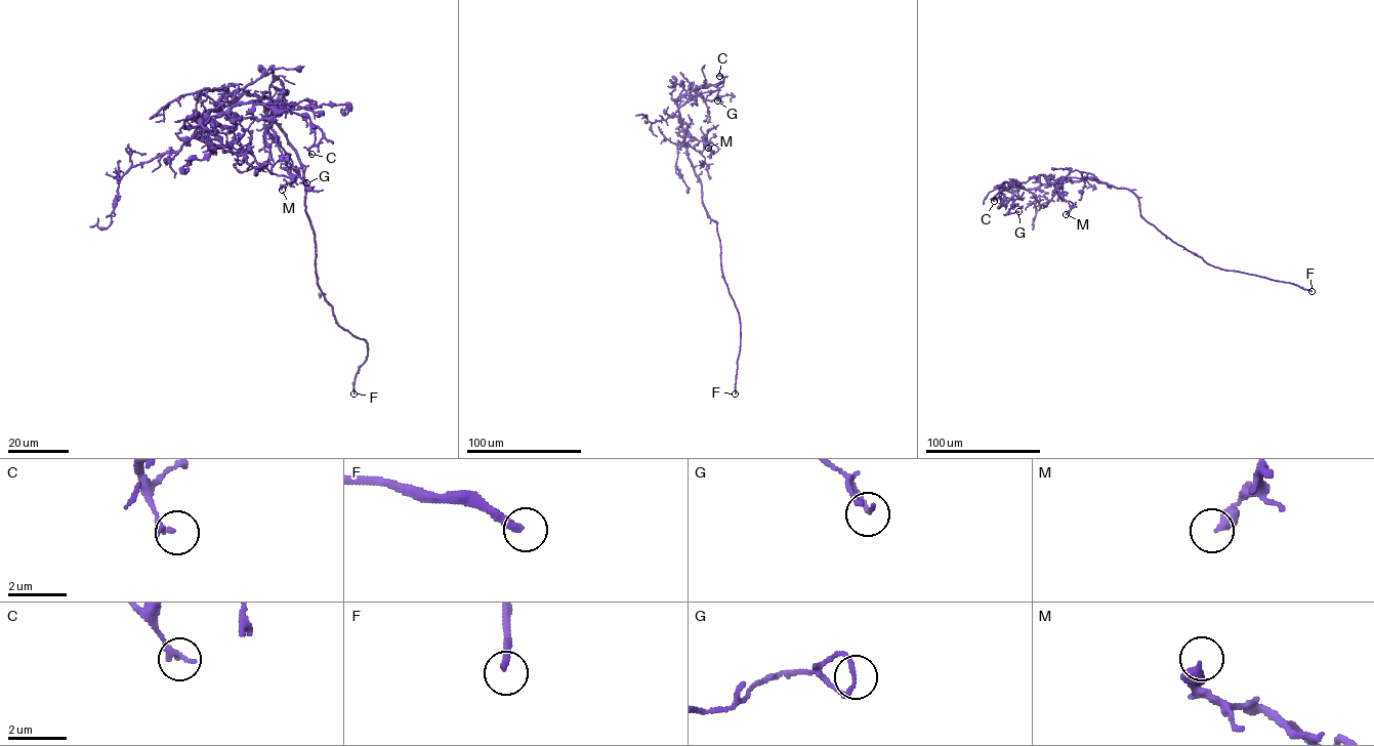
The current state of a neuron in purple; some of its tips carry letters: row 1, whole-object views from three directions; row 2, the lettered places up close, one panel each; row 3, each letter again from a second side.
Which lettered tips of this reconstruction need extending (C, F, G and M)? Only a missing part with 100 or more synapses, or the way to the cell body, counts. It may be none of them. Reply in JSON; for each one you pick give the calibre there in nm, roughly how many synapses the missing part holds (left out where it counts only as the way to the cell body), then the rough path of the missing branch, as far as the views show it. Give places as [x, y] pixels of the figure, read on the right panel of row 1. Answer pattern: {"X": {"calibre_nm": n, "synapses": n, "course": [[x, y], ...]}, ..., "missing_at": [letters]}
{"F": {"calibre_nm": 240, "course": [[1312, 291], [1341, 317], [1348, 316]]}, "missing_at": ["F"]}

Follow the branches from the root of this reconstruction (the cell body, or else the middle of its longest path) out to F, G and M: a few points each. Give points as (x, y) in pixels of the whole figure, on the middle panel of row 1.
F: (715, 221), (722, 273), (740, 324), (735, 394)
G: (715, 221), (705, 210), (702, 184), (688, 156), (676, 101), (680, 95), (716, 89), (717, 100)
M: (715, 221), (705, 210), (702, 184), (688, 156), (684, 137), (690, 136), (704, 141), (708, 148)

